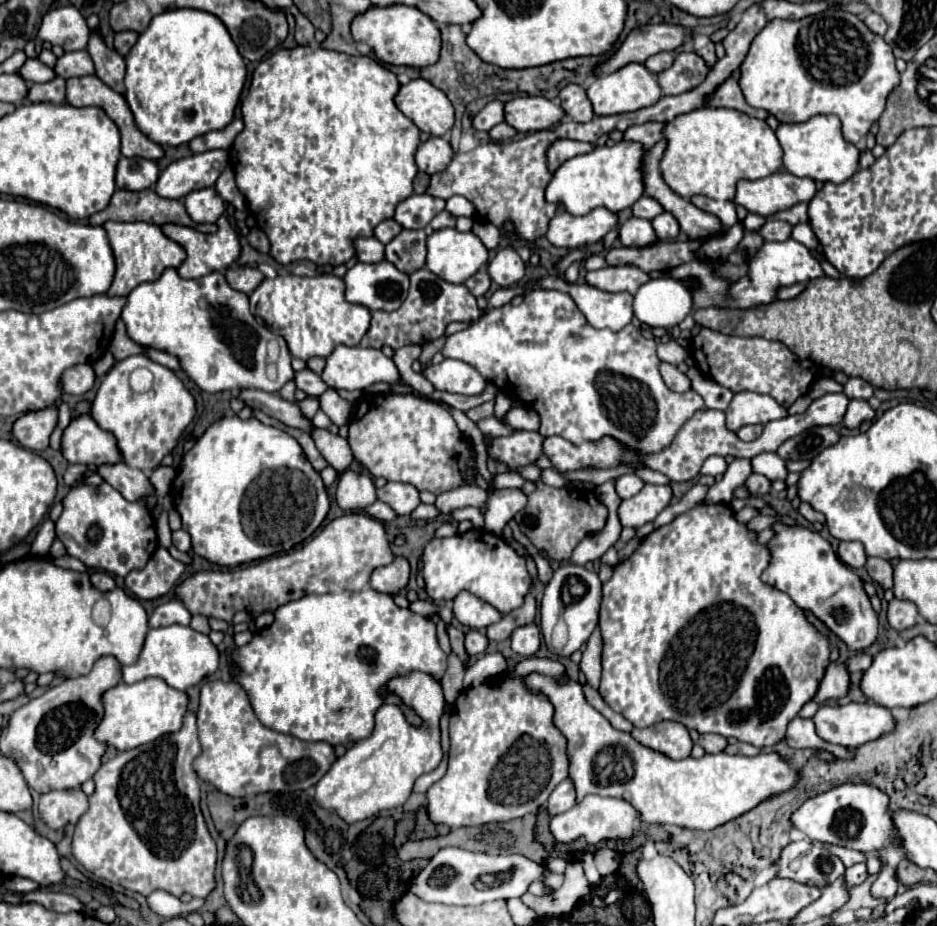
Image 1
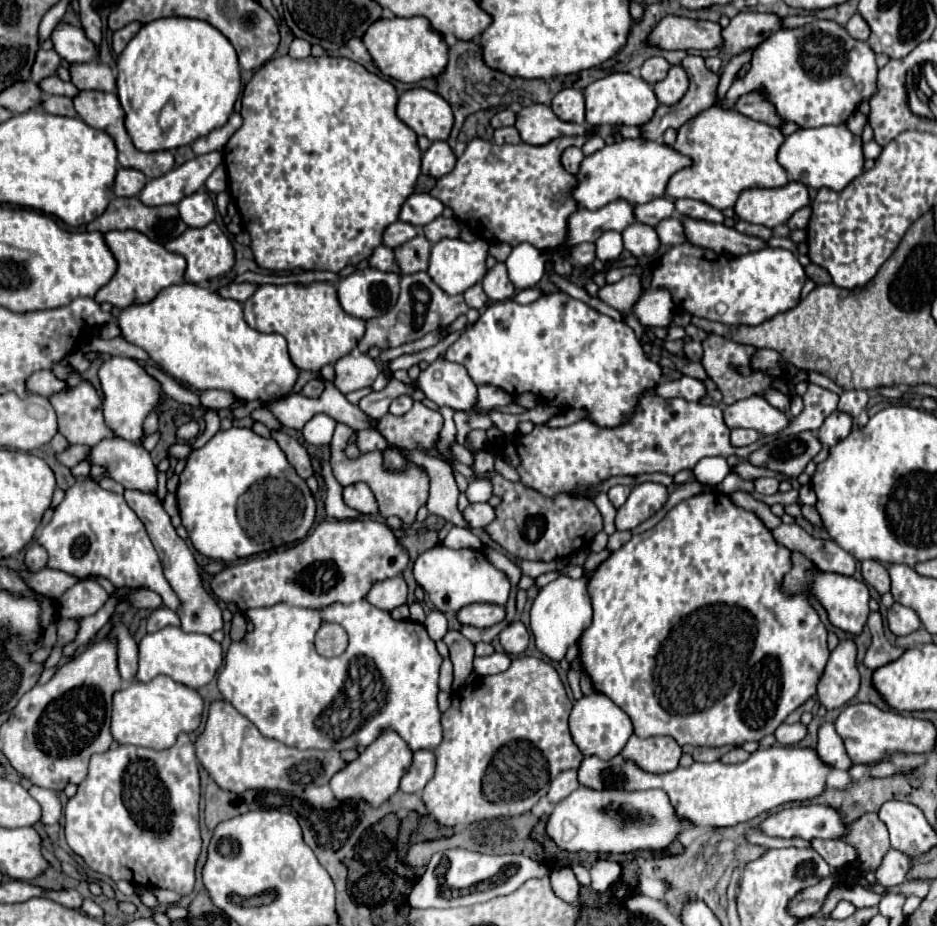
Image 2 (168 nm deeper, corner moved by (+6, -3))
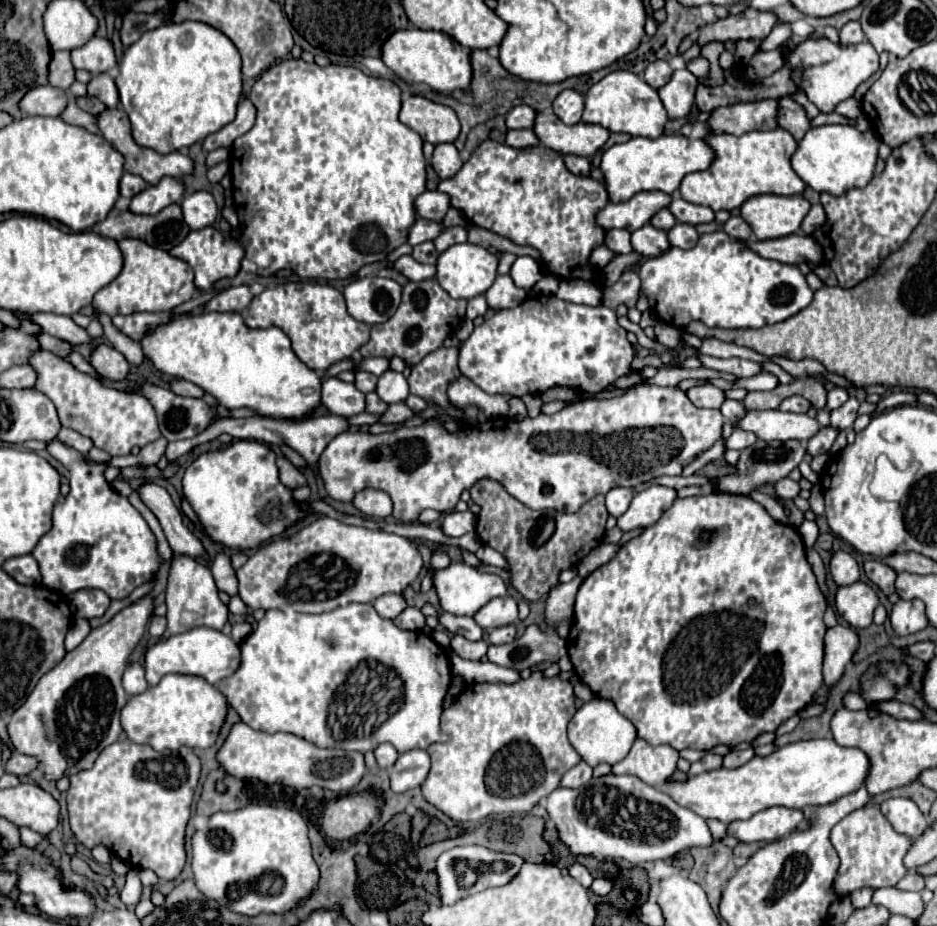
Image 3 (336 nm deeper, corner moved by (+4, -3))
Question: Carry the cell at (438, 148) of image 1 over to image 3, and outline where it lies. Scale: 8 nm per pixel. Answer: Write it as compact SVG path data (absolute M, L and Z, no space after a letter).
M441 143L441 145L435 147L431 165L433 165L435 173L441 179L449 179L449 177L453 177L461 169L463 161L461 161L459 151L457 151L457 147L453 143Z

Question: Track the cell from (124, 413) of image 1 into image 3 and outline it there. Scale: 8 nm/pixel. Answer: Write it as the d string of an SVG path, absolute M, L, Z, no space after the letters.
M97 343L91 351L91 363L93 367L109 381L125 381L127 373L129 373L129 363L127 359L113 349L111 345L105 343Z

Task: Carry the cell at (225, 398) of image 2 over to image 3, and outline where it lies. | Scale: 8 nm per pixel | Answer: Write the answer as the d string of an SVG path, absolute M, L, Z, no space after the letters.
M173 379L169 383L169 389L177 395L183 395L183 397L201 397L203 395L203 389L199 389L197 385L193 385L189 381L183 381L183 379Z

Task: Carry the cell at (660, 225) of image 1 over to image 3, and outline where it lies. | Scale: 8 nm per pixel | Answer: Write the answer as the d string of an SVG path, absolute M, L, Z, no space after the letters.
M677 223L673 229L667 231L667 235L669 235L669 243L679 249L691 249L697 245L697 239L699 239L697 229L687 223Z

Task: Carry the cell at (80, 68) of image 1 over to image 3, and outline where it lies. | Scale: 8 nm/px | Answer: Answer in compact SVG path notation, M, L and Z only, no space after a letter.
M101 73L101 75L93 77L91 83L87 85L87 89L93 97L101 99L109 109L115 109L119 105L119 93L117 93L115 81L107 73Z

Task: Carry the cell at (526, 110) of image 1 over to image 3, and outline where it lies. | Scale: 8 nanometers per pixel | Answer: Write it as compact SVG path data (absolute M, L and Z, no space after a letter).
M539 113L533 131L537 133L539 141L561 153L561 155L579 155L591 159L597 151L603 149L603 145L609 139L609 131L603 129L601 125L587 125L587 123L577 123L577 125L565 125L555 117L553 113Z

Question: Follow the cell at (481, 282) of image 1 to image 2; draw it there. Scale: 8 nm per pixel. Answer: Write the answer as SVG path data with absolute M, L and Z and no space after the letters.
M475 283L473 287L469 287L469 289L463 293L463 297L465 297L467 305L469 305L469 307L475 307L475 309L483 309L485 303L487 303L487 295L485 295L481 283Z

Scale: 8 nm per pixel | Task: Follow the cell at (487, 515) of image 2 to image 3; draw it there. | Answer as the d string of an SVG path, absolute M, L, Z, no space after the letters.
M451 511L441 521L441 531L447 537L455 537L455 539L469 533L469 531L475 531L475 515L471 511L463 511L463 513Z

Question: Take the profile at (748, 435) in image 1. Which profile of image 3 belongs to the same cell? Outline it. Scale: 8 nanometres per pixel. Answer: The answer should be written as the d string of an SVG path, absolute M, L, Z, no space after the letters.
M733 429L731 437L727 439L727 449L745 449L747 445L753 445L757 441L755 433L749 433L749 431L743 431L743 429Z

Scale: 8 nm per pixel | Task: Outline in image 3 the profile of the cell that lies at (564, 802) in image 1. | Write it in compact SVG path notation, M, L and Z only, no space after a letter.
M577 763L573 769L569 769L563 779L561 779L561 785L563 787L571 787L571 789L577 789L581 785L585 785L589 779L593 777L593 767L589 767L587 763Z

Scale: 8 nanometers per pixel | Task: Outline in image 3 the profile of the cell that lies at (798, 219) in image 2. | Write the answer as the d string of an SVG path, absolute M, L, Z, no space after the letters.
M817 203L817 205L811 207L811 211L807 213L807 217L803 219L803 229L801 231L807 233L807 235L811 235L815 229L819 229L825 223L825 219L827 219L827 213L825 213L823 205Z

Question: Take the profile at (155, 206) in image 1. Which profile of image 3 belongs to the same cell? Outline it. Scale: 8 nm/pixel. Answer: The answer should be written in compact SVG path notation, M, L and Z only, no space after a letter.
M173 203L173 205L165 207L163 211L159 211L155 215L135 215L131 211L117 211L117 209L113 209L107 215L107 219L103 219L103 221L93 225L93 231L103 235L103 237L111 237L115 241L131 237L131 239L141 239L141 241L145 241L151 247L157 247L157 249L163 249L163 251L171 251L175 245L179 245L183 241L183 237L187 237L187 233L191 229L183 221L181 207L177 203Z

